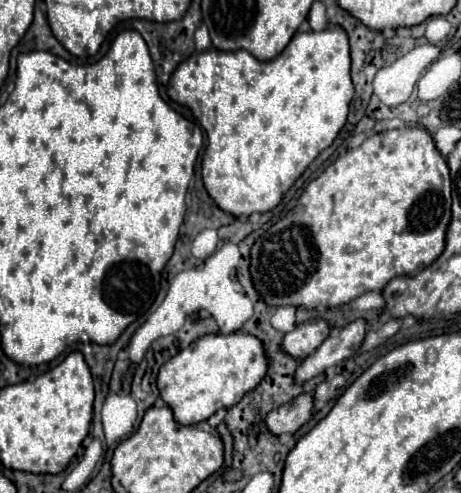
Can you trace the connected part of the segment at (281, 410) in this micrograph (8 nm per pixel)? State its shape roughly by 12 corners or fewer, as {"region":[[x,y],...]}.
{"region":[[304,393],[266,415],[272,435],[296,433],[312,417]]}

